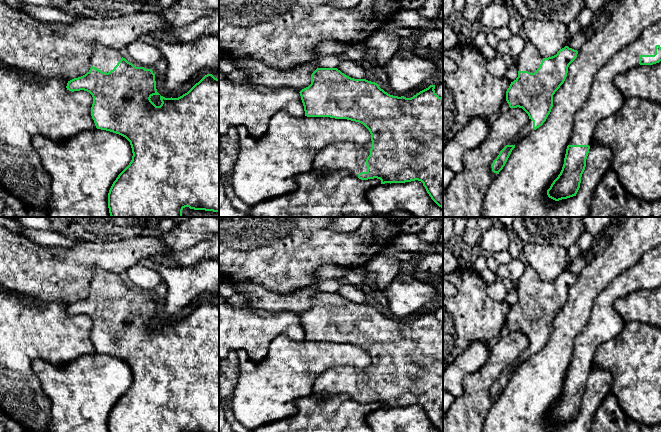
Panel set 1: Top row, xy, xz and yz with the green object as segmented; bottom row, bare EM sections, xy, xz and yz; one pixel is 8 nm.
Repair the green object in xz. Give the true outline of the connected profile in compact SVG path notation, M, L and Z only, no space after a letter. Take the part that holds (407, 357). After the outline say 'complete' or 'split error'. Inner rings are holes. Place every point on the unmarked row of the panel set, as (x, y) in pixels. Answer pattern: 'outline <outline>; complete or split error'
outline M317 292L311 299L311 308L302 313L299 317L304 330L305 340L307 341L330 341L335 343L347 343L363 348L371 358L371 364L364 368L359 369L351 366L340 366L331 368L324 373L322 373L313 384L313 394L316 395L341 395L345 394L358 401L361 404L368 403L380 403L381 408L385 407L405 407L411 405L421 405L425 411L427 417L431 423L441 432L443 432L443 322L439 321L435 317L435 309L430 309L428 312L420 315L411 322L406 322L404 320L398 321L393 320L385 316L379 311L375 306L368 305L366 303L354 303L344 297L342 297L337 292Z; split error

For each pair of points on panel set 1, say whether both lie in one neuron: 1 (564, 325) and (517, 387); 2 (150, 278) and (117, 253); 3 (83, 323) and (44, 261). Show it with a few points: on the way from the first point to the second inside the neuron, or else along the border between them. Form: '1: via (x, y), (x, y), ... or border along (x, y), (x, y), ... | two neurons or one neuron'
1: via (562, 340), (532, 372) | one neuron
2: border along (136, 263), (125, 271) | two neurons
3: border along (44, 300), (60, 301), (67, 305) | two neurons

